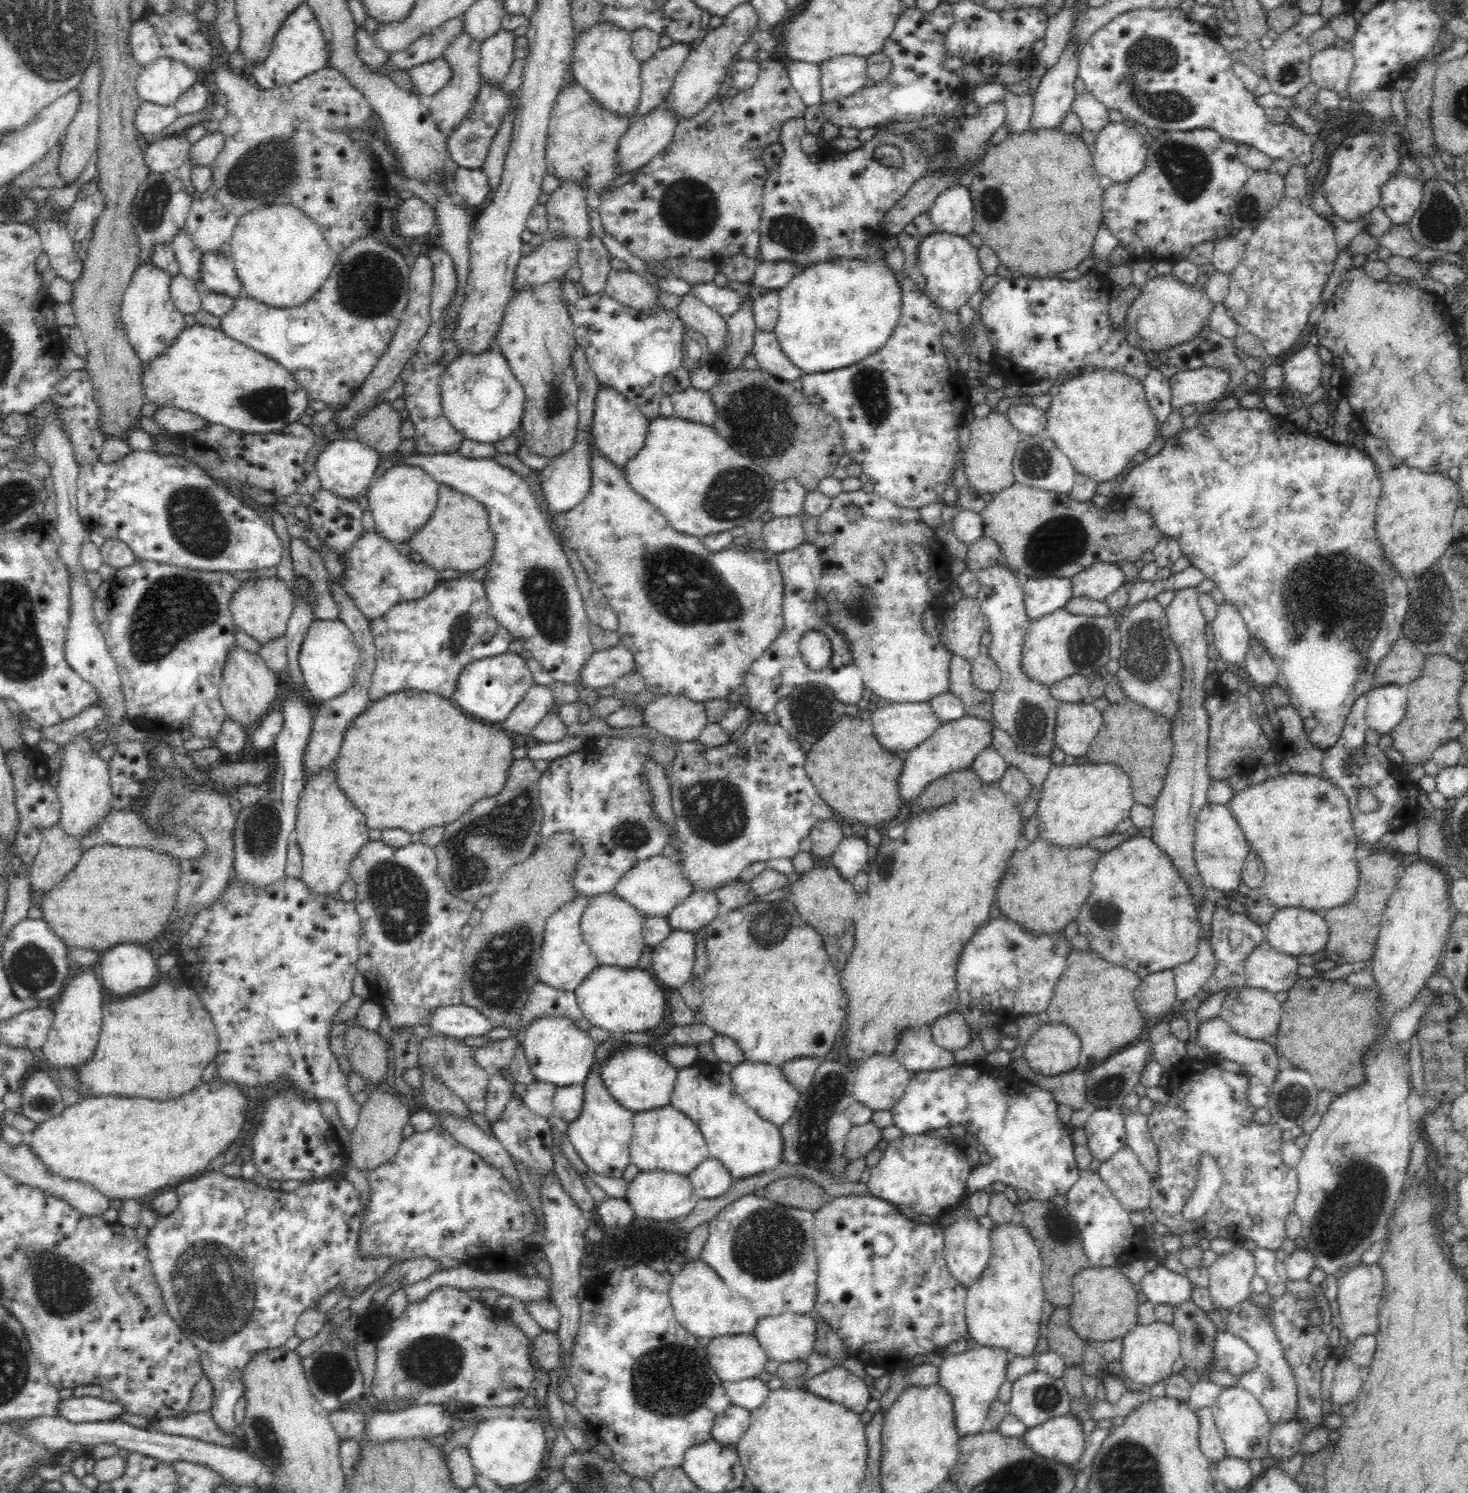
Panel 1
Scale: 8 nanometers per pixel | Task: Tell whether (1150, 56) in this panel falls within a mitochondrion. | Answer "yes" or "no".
yes

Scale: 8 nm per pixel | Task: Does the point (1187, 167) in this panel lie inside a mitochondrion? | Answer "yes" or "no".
yes

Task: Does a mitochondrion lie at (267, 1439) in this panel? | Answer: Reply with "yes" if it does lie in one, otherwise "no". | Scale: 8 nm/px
yes

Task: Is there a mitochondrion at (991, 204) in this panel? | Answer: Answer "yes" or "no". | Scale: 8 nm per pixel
yes

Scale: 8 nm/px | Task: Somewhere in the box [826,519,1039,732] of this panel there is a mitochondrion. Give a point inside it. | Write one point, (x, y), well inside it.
(861, 606)

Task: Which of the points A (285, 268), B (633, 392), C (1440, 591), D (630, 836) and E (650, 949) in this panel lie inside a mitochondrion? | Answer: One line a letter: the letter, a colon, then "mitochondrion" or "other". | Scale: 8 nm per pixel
A: other
B: other
C: mitochondrion
D: mitochondrion
E: other

